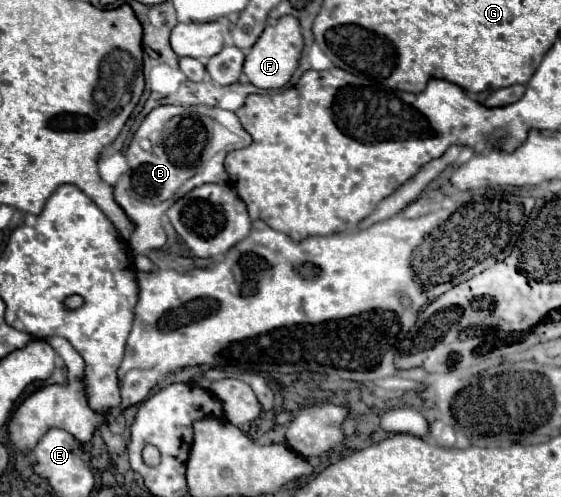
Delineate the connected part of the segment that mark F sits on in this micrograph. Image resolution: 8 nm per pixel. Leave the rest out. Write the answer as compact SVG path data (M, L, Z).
M284 16L272 24L268 24L254 44L254 48L248 52L244 62L244 74L250 84L258 88L282 88L290 82L294 70L298 68L300 54L304 48L304 38L300 30L300 22L292 16Z

